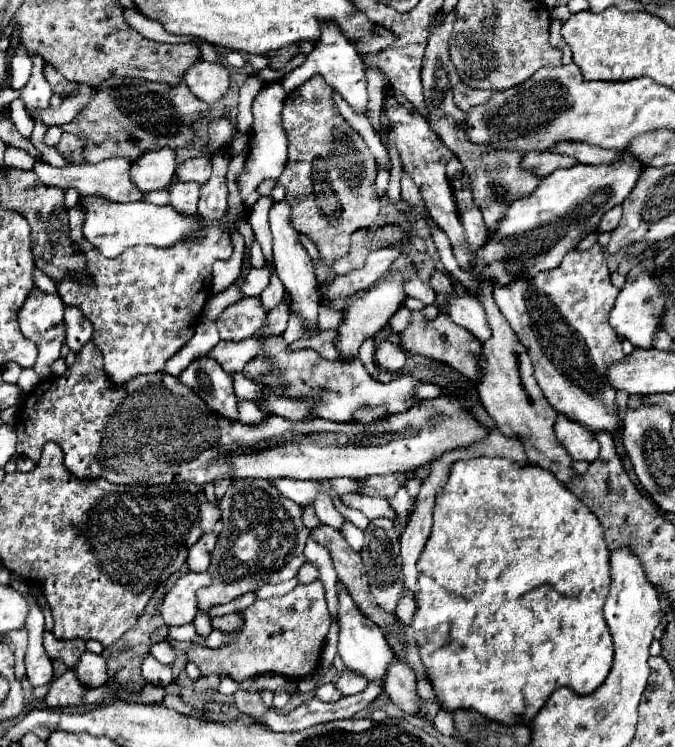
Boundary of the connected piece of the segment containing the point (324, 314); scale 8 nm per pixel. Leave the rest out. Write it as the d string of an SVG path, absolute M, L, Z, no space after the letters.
M326 307L319 308L319 324L318 330L336 330L342 320L342 312L336 312Z

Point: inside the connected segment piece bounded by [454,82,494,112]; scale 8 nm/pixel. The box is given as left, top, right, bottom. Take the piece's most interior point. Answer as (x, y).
(464, 96)

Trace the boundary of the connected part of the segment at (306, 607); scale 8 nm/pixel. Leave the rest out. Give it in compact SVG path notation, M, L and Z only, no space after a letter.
M322 582L298 584L290 594L270 600L256 600L252 606L240 612L244 618L242 628L230 634L228 642L218 648L192 646L188 650L188 660L198 664L204 676L230 676L236 682L264 676L282 674L288 678L304 678L318 670L324 640L330 628L330 612L324 600Z

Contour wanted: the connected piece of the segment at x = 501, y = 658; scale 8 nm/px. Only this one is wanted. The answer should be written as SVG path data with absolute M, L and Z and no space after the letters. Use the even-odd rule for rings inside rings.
M474 458L468 462L456 462L446 486L436 498L432 534L418 560L418 602L412 620L414 638L418 642L420 658L428 682L434 690L434 698L446 712L454 712L460 708L476 710L486 720L514 726L518 722L532 720L556 688L566 686L582 696L592 694L606 680L614 654L612 636L602 614L602 606L610 590L610 580L608 548L598 518L594 518L594 514L586 510L586 504L578 502L578 498L574 498L574 494L570 494L570 490L560 484L554 474L550 474L550 470L542 470L540 466L522 468L518 464L506 462L506 458Z

